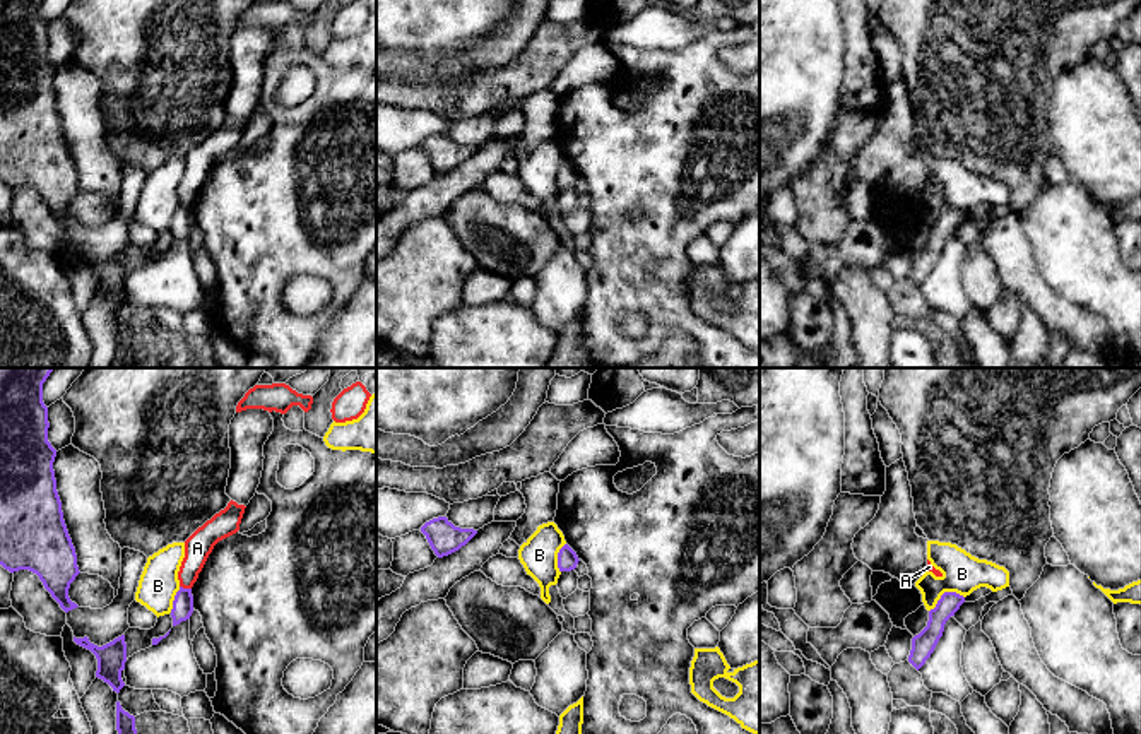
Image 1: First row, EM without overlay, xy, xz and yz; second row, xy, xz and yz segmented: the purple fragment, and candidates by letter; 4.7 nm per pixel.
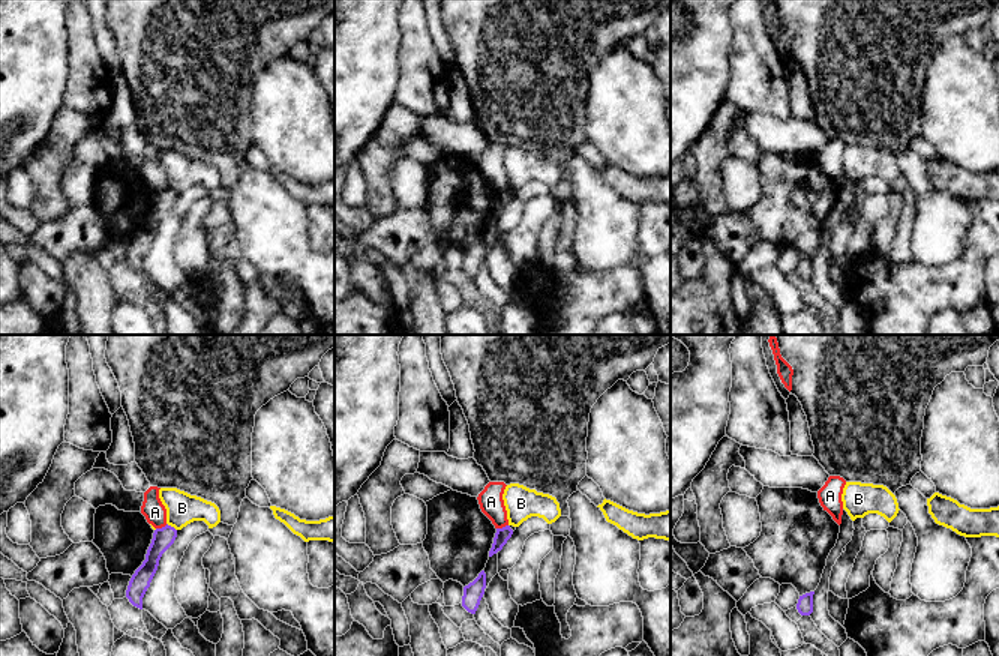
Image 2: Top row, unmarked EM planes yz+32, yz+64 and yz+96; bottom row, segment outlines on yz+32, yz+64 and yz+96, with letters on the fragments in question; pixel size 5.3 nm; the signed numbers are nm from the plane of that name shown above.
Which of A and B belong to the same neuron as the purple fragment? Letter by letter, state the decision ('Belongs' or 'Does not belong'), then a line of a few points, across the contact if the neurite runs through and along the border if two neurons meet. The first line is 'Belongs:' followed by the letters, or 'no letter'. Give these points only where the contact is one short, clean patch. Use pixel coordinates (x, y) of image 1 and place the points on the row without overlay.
Belongs: no letter
A: Does not belong. Line: xy (180, 202), (190, 206)
B: Does not belong. Line: yz (963, 213), (945, 209), (929, 228)

